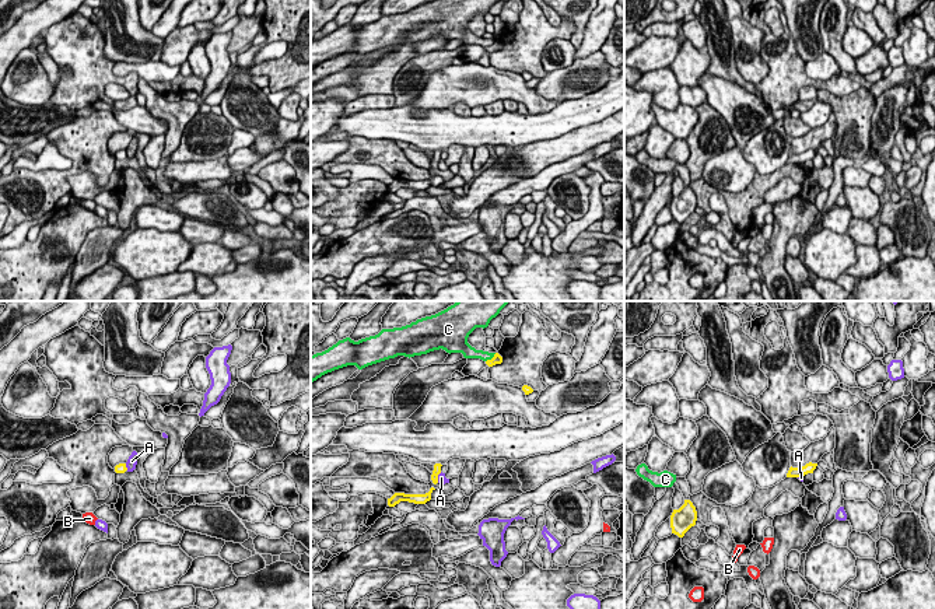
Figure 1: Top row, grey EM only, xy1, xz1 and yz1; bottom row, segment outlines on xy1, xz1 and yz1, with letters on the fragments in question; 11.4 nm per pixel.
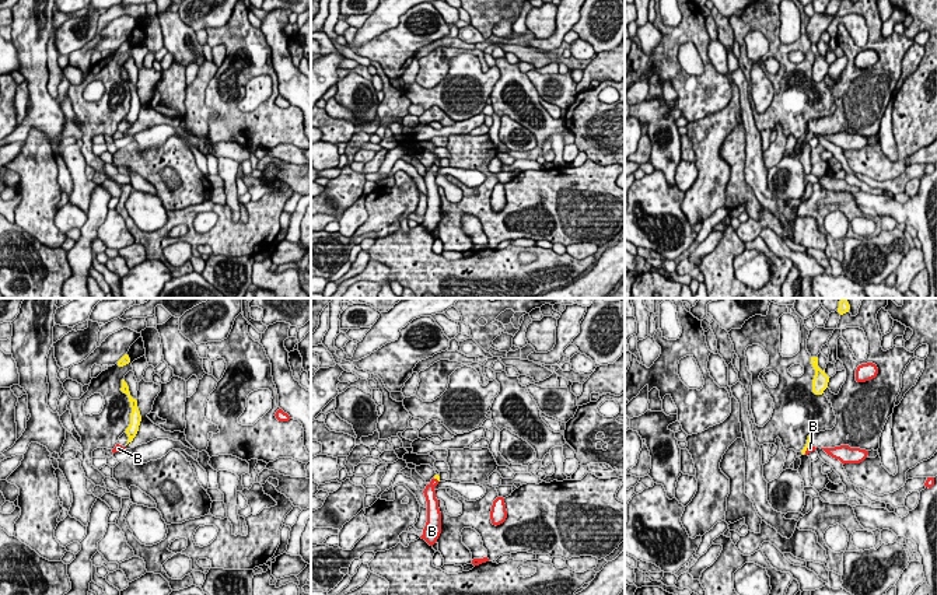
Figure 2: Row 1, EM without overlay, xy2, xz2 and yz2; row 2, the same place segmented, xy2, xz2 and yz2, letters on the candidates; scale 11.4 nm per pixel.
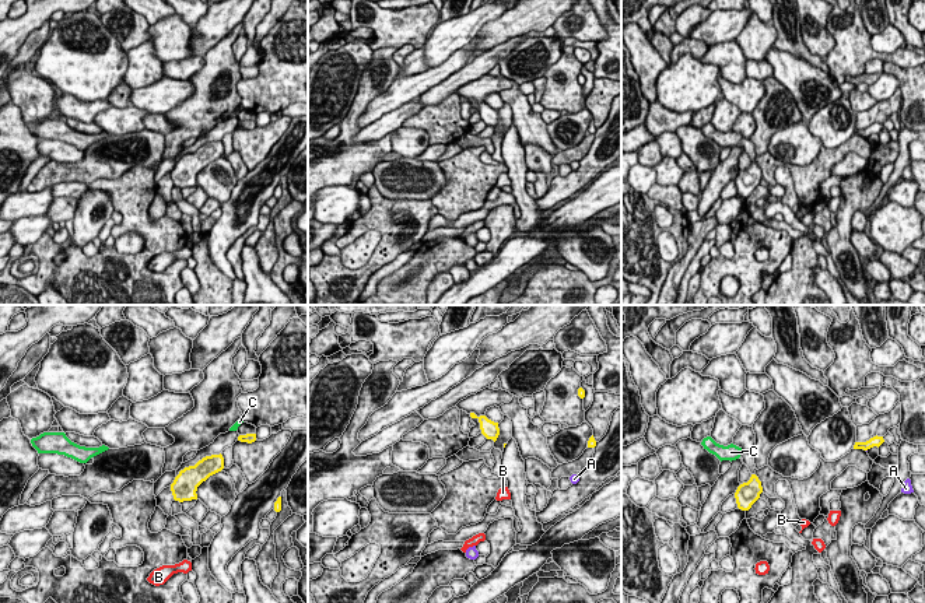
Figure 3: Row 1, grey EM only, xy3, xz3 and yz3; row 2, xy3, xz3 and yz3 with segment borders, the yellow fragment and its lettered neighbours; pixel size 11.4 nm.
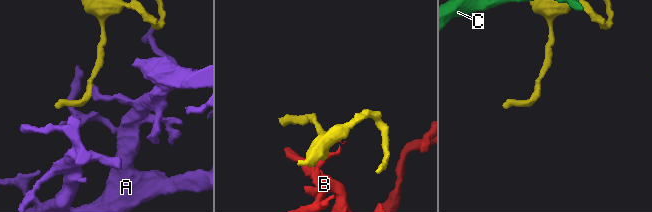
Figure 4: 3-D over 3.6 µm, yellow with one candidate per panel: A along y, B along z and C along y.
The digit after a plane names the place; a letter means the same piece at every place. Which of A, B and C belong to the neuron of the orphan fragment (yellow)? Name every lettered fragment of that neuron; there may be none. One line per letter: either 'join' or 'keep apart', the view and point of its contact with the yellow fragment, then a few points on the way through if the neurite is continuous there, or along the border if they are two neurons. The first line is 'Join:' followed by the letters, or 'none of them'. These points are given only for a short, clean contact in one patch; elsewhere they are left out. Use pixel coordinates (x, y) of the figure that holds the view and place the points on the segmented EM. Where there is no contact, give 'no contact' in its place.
Join: none of them
A: keep apart | xz1 (437, 478) | along xz1 (441, 472), (437, 482)
B: keep apart | yz2 (807, 447) | along yz2 (810, 444), (804, 452)
C: keep apart | xz1 (491, 359) | along xz1 (496, 353), (486, 361)

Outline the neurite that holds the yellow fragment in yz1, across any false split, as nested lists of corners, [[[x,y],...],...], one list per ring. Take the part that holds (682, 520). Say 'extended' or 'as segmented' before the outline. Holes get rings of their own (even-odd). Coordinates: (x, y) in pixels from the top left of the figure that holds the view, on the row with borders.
as segmented; [[[684,500],[684,504],[679,510],[673,510],[670,515],[672,533],[683,538],[684,533],[696,525],[697,511],[690,500]]]

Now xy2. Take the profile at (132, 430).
as segmented; [[[122,379],[120,391],[127,395],[129,402],[130,402],[130,407],[132,407],[130,424],[129,424],[129,427],[125,431],[127,434],[127,437],[129,437],[129,440],[127,440],[127,444],[129,444],[129,442],[133,441],[133,438],[136,437],[136,434],[139,431],[141,416],[140,416],[140,412],[139,412],[139,407],[137,407],[137,400],[130,396],[129,386],[125,382],[125,379]]]

